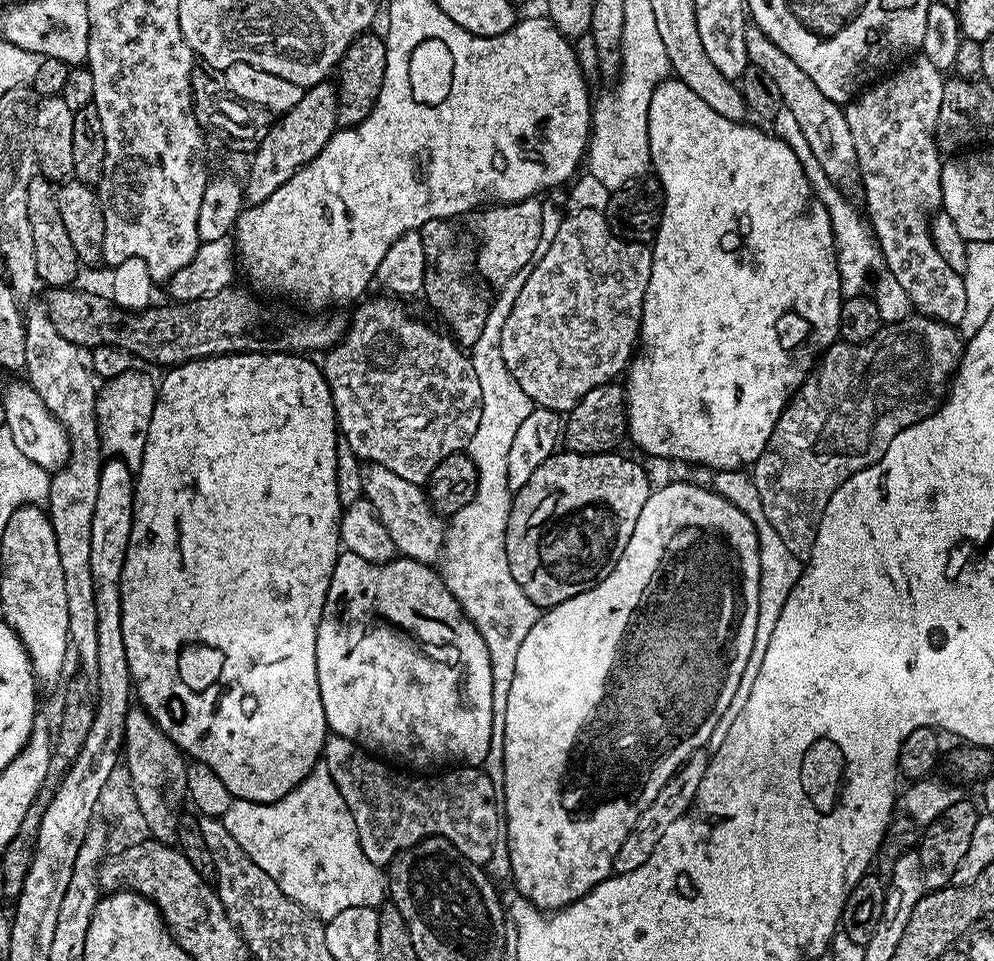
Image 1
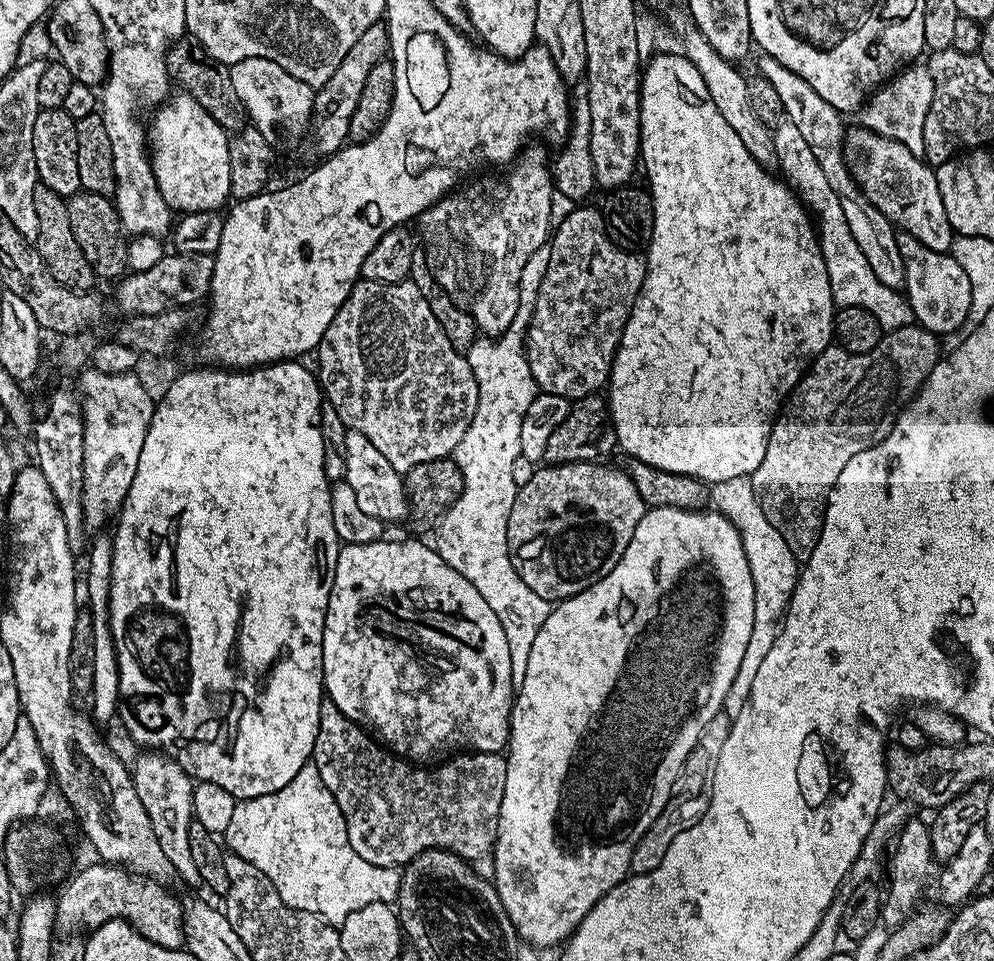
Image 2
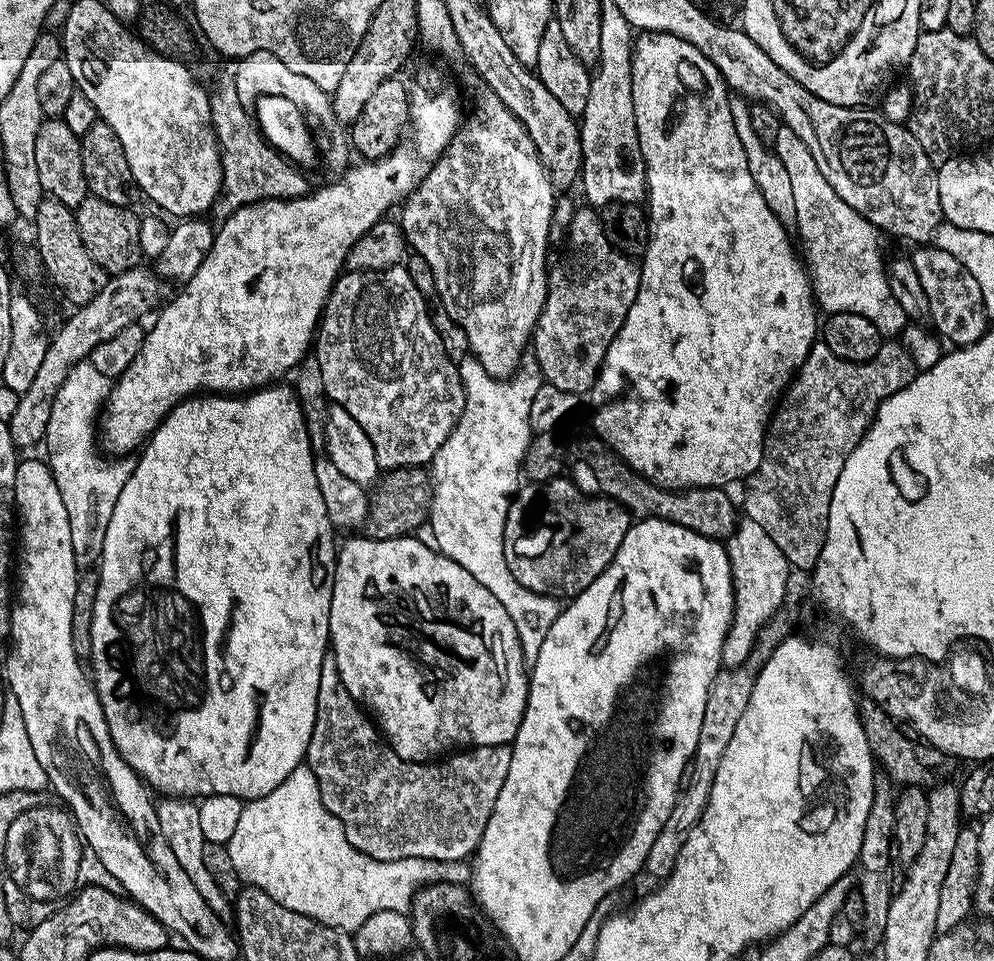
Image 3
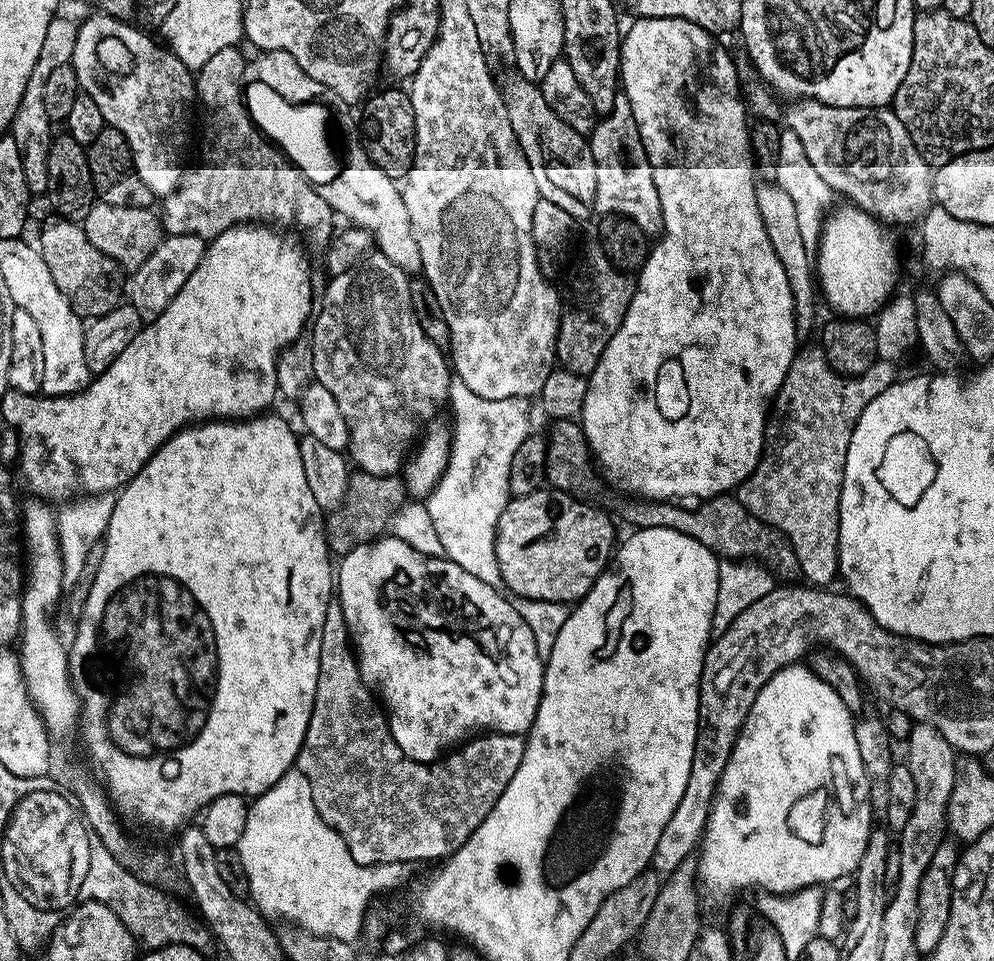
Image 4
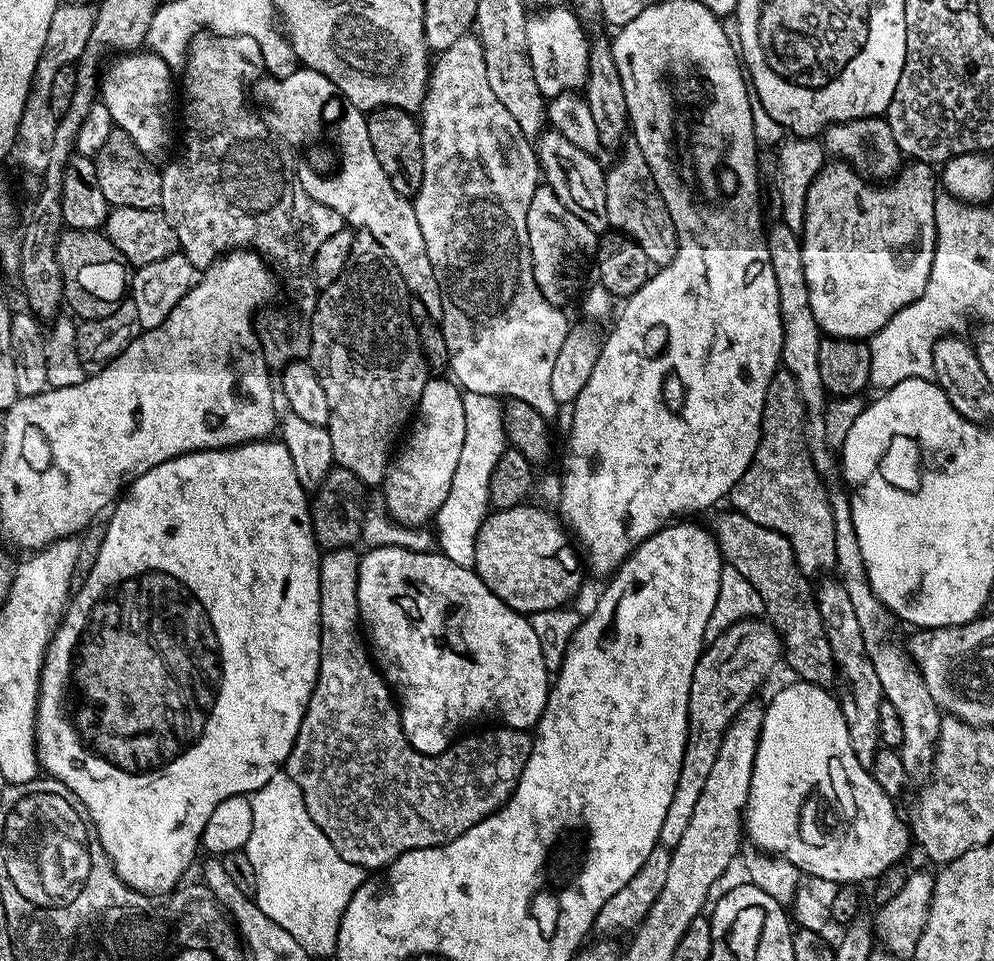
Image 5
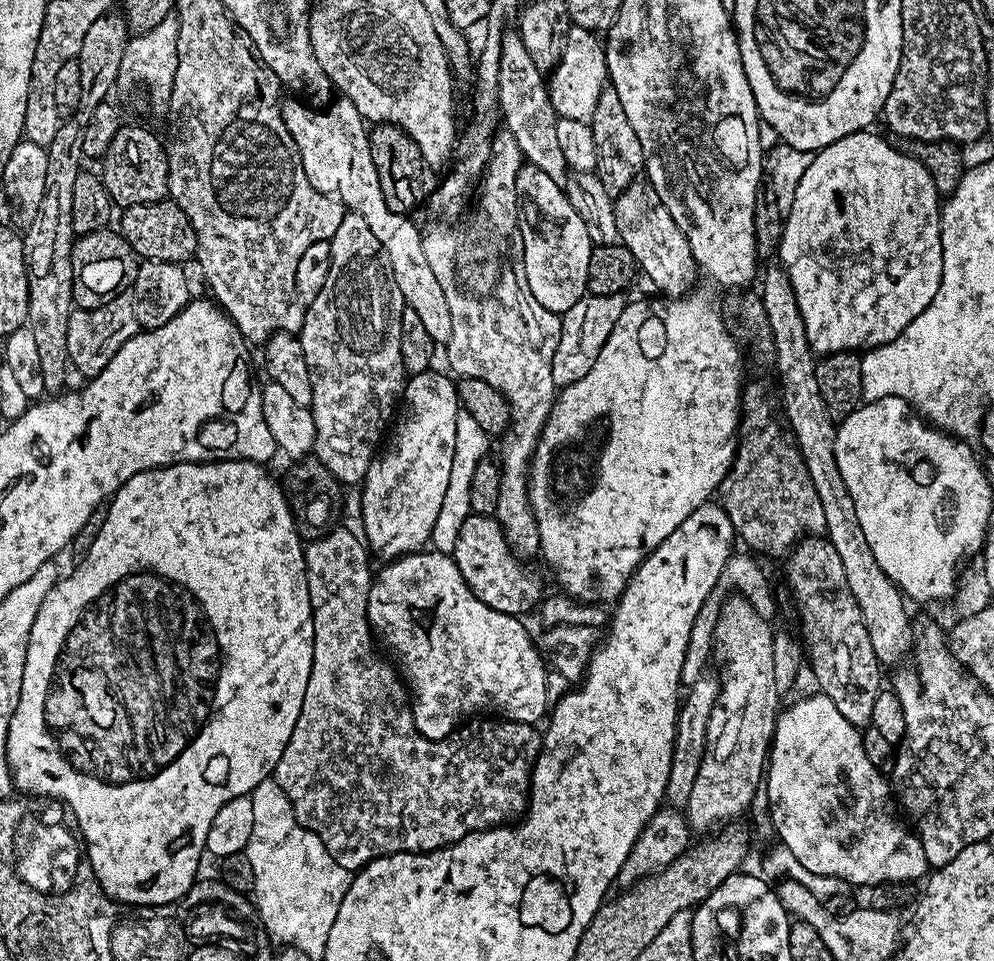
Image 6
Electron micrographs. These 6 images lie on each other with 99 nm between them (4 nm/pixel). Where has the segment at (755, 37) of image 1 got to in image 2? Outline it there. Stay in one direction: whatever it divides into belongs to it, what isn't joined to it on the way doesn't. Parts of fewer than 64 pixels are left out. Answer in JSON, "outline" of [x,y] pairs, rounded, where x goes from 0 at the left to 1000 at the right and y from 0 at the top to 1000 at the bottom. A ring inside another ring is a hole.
{"outline":[[[771,56],[764,57],[763,60],[762,74],[783,94],[792,128],[803,131],[807,144],[811,144],[815,151],[815,156],[819,156],[819,164],[823,164],[823,173],[827,173],[839,202],[843,202],[843,210],[847,210],[847,223],[851,223],[851,235],[855,235],[855,243],[859,243],[863,260],[867,260],[871,273],[875,273],[875,281],[879,281],[881,288],[891,298],[902,302],[908,301],[909,274],[907,260],[903,260],[902,238],[891,227],[891,223],[887,223],[887,219],[883,219],[883,214],[879,214],[875,206],[871,206],[849,166],[850,122],[839,110],[835,110],[835,106],[831,106],[831,102],[827,102],[827,98],[819,94],[819,89],[815,89],[797,73],[792,73],[782,61]]]}

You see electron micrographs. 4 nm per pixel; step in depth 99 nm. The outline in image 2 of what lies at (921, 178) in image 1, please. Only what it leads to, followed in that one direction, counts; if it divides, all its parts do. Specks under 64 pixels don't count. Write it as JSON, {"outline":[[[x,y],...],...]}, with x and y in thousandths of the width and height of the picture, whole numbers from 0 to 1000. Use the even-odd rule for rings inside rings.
{"outline":[[[919,66],[874,99],[864,113],[864,128],[879,139],[907,148],[920,159],[929,159],[929,135],[939,102],[940,87],[933,68]],[[910,240],[903,245],[903,260],[907,260],[909,300],[921,336],[933,345],[943,348],[968,340],[974,333],[974,324],[980,320],[978,294],[972,281],[964,277],[957,264],[936,260],[936,256],[928,256],[928,252],[924,252]]]}

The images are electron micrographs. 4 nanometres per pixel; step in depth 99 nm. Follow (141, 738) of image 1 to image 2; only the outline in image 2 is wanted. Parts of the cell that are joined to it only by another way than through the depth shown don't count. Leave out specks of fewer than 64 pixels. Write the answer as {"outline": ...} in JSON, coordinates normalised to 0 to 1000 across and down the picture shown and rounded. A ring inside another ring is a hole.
{"outline":[[[141,785],[136,795],[132,796],[131,802],[139,822],[139,830],[143,830],[143,839],[147,839],[151,860],[155,860],[155,872],[159,872],[159,880],[163,880],[163,889],[167,889],[176,911],[186,912],[194,918],[200,917],[199,904],[191,890],[191,860],[195,856],[193,809],[183,801],[183,797],[164,785]]]}

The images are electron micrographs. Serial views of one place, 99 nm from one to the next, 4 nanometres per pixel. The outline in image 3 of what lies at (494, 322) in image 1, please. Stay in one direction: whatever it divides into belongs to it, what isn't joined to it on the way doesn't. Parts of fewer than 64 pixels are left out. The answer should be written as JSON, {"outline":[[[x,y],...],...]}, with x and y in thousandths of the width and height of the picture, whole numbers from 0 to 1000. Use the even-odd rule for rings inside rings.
{"outline":[[[477,373],[462,376],[463,396],[467,399],[467,426],[457,443],[455,451],[445,460],[445,464],[437,472],[433,481],[433,498],[435,501],[435,532],[433,549],[438,569],[446,579],[452,579],[465,593],[473,593],[501,626],[513,639],[513,647],[521,658],[521,668],[525,672],[528,692],[534,693],[541,685],[541,676],[545,676],[545,668],[553,656],[553,651],[561,643],[565,632],[558,620],[546,620],[521,606],[517,597],[513,597],[513,589],[509,589],[507,575],[507,548],[509,535],[515,525],[515,518],[525,504],[525,484],[531,462],[537,451],[533,447],[533,418],[537,418],[537,410],[541,410],[545,392],[542,386],[520,386],[518,389],[504,393],[489,389],[485,381]]]}

